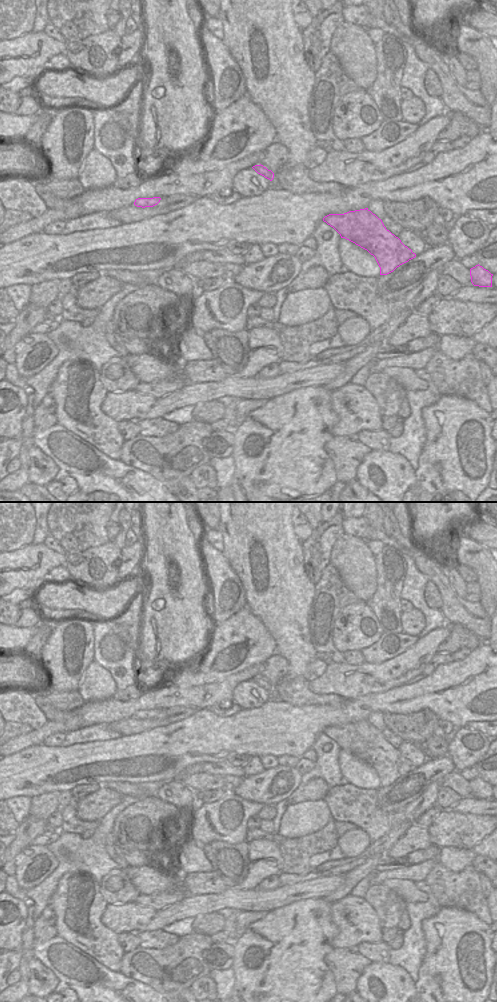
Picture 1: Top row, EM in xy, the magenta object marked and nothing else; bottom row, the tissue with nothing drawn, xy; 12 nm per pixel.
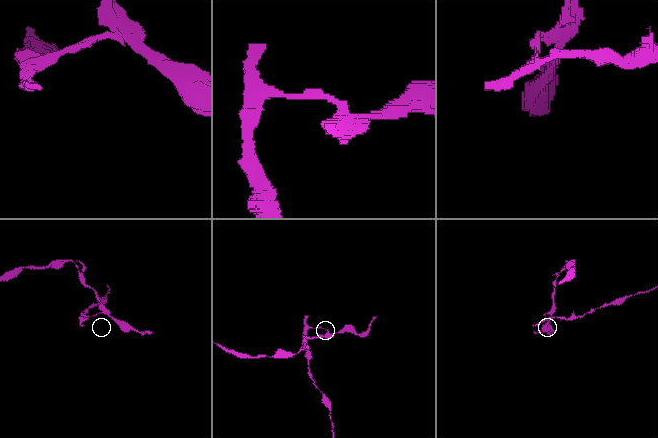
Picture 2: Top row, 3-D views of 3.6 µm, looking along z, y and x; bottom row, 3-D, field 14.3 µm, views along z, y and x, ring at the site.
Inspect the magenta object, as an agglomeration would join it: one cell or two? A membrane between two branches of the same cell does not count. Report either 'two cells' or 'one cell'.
two cells

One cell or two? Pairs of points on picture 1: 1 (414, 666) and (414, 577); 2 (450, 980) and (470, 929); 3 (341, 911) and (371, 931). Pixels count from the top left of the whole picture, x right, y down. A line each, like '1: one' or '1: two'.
1: two
2: one
3: one

